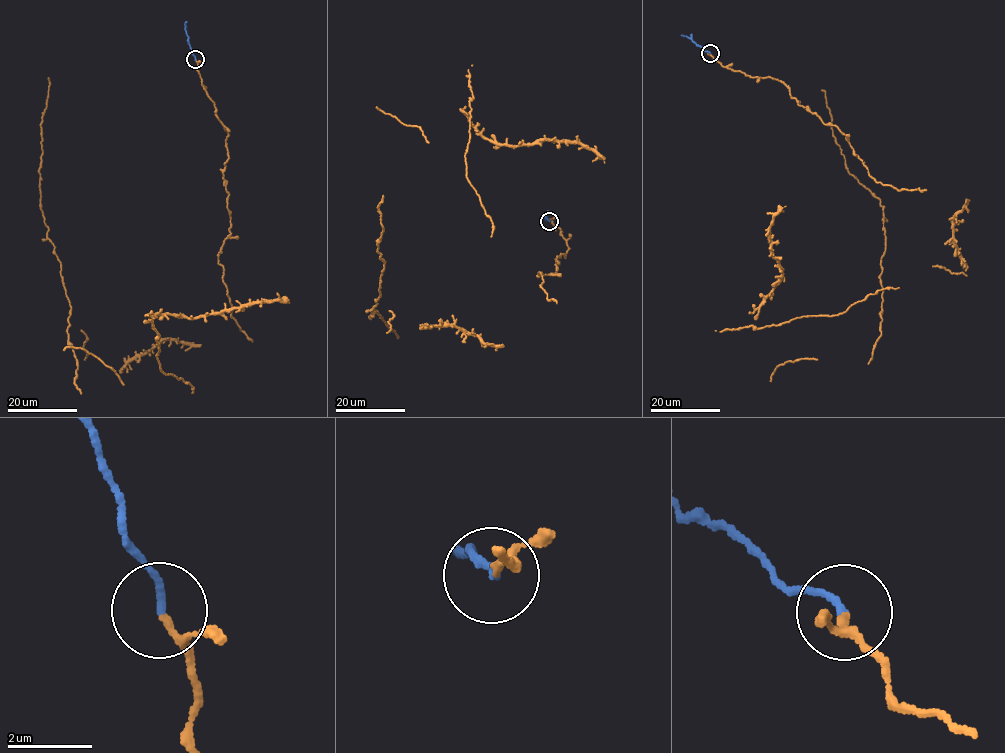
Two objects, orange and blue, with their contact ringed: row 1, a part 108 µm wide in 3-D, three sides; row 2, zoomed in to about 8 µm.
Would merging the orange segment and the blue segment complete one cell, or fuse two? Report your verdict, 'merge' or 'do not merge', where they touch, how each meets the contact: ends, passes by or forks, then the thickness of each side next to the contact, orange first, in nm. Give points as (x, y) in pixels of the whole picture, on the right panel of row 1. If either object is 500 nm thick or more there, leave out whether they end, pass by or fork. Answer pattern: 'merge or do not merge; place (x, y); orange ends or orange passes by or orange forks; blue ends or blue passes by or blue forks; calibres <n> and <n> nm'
merge; place (710, 53); orange passes by; blue ends; calibres 140 and 160 nm

